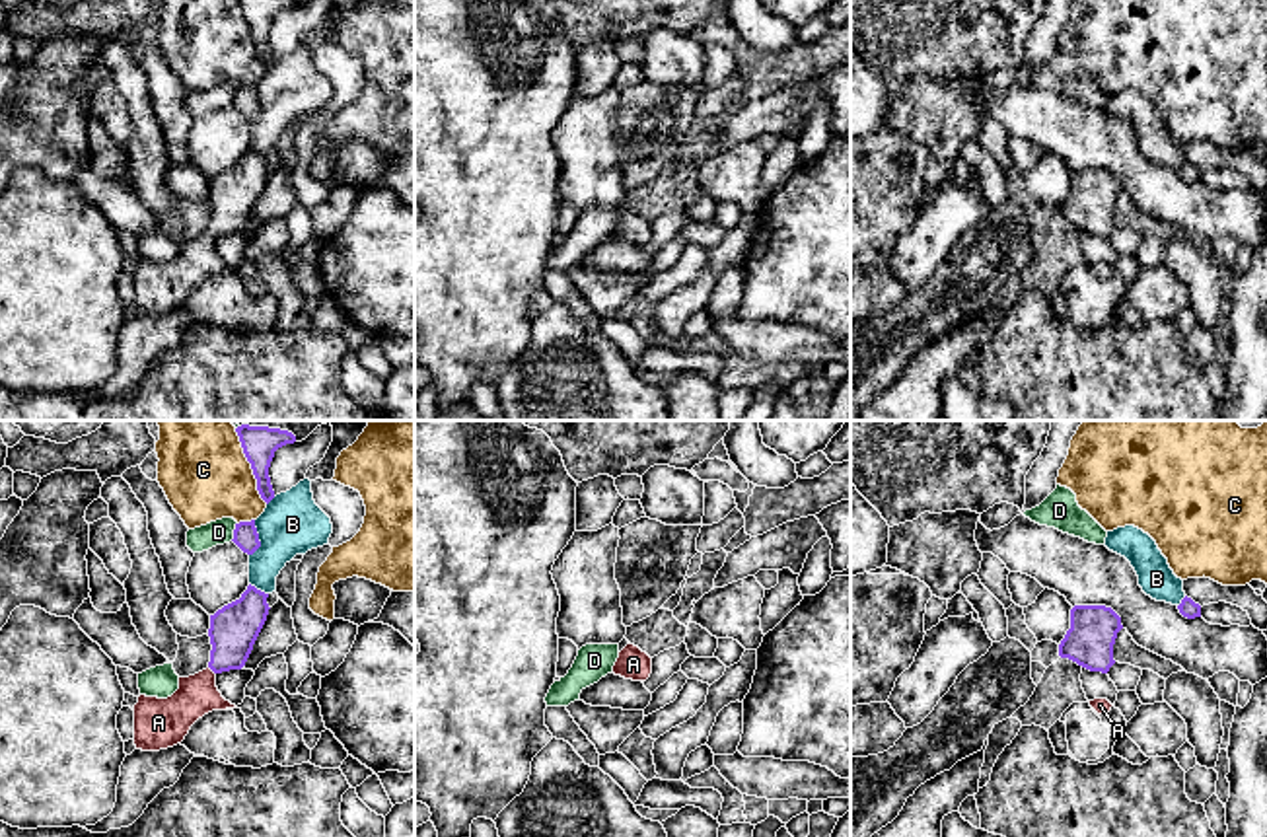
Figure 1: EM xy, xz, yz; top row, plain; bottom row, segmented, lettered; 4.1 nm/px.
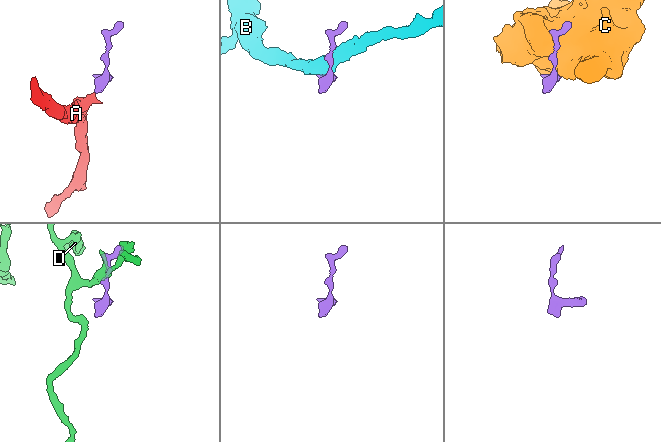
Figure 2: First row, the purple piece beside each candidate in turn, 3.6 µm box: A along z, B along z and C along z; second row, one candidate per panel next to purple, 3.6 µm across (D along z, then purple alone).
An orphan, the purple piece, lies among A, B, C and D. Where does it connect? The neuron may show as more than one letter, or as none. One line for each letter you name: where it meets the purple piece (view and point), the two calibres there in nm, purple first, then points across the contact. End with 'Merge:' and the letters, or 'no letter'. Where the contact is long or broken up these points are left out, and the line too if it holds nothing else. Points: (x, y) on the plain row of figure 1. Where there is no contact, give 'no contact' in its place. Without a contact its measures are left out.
A: contact xy (211, 232); calibres 200 and 170 nm; way xy (234, 193), (230, 213), (211, 232), (197, 259)
Merge: A

